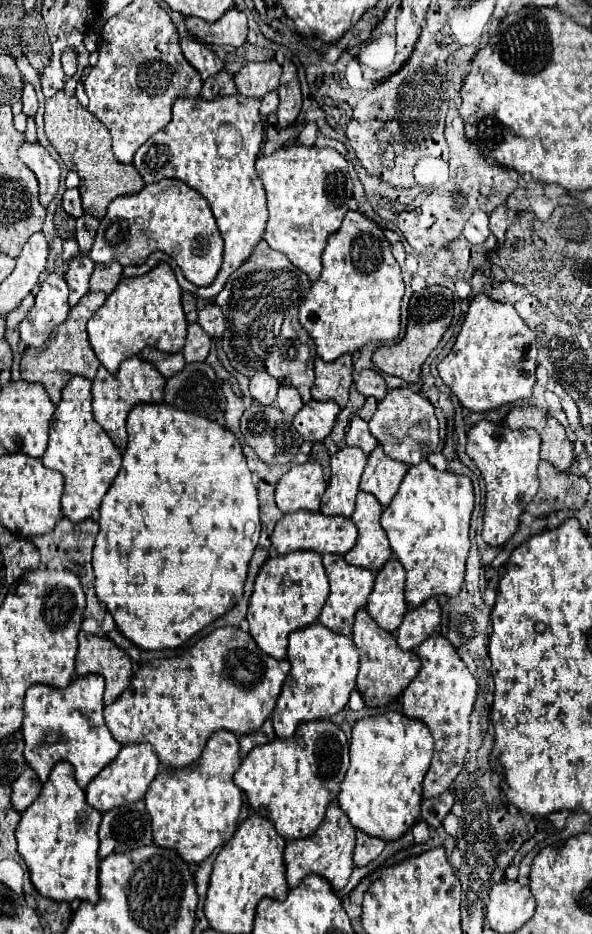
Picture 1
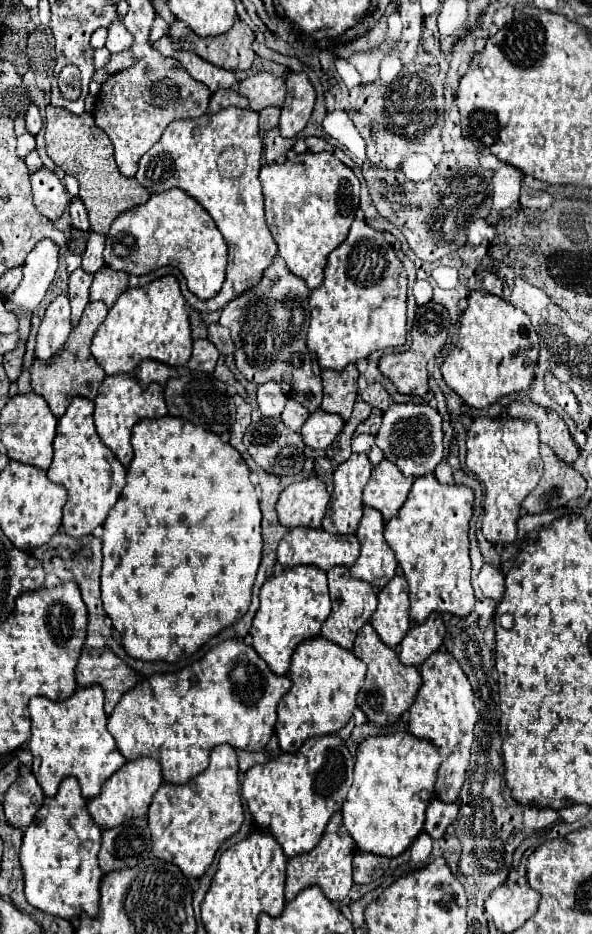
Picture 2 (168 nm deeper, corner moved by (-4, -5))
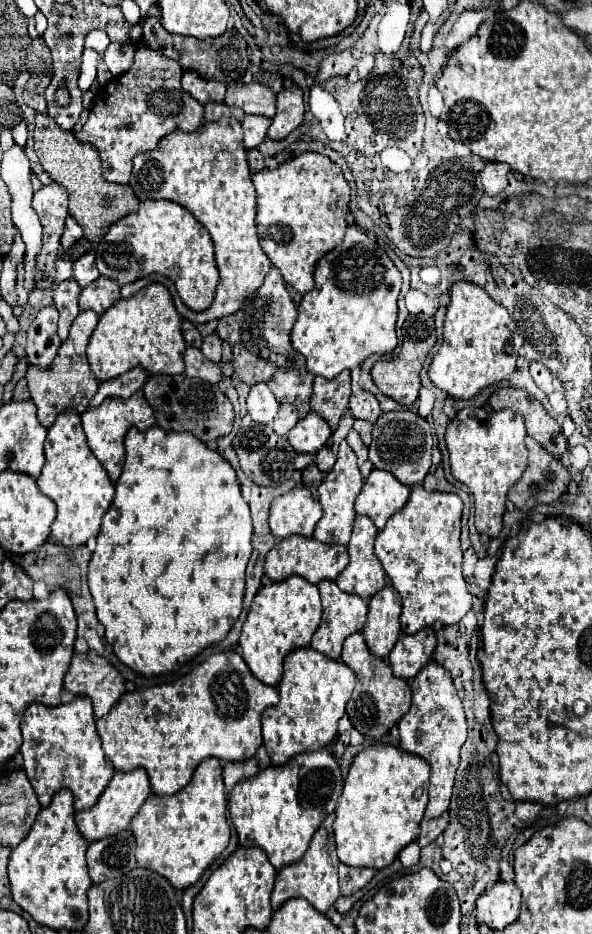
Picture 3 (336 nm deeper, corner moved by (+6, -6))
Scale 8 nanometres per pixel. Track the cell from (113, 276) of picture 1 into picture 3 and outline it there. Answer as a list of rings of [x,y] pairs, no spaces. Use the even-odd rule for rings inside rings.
[[[101,275],[81,291],[79,307],[83,311],[93,309],[97,315],[103,315],[103,311],[107,311],[117,299],[119,299],[119,283]]]

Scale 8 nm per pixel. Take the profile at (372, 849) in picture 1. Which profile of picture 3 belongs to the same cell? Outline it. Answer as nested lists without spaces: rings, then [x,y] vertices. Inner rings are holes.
[[[339,863],[339,885],[341,895],[353,895],[361,887],[365,887],[375,875],[375,869],[371,867],[351,867],[345,863]]]

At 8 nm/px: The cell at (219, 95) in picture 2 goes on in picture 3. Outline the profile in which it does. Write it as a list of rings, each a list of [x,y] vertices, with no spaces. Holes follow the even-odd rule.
[[[205,103],[205,121],[215,121],[221,117],[235,117],[235,119],[243,119],[243,111],[237,107],[229,107],[225,103]]]

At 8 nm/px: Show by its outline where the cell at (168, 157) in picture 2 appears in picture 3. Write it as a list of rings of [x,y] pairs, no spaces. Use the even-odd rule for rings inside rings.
[[[225,117],[213,123],[197,127],[197,131],[173,131],[161,139],[153,151],[135,155],[133,173],[129,185],[135,195],[143,199],[169,199],[189,209],[195,219],[209,231],[215,243],[215,259],[219,269],[219,285],[209,309],[197,313],[191,311],[179,299],[175,287],[171,295],[181,317],[193,323],[207,323],[239,311],[243,301],[255,293],[271,261],[259,245],[255,229],[255,187],[243,147],[241,123],[233,117]]]

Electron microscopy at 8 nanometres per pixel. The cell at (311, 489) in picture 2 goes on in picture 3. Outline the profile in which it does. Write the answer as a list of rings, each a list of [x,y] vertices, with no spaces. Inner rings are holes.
[[[297,485],[293,491],[279,495],[271,503],[269,527],[277,539],[285,539],[289,535],[311,537],[321,515],[323,511],[319,501],[313,499],[305,485]]]

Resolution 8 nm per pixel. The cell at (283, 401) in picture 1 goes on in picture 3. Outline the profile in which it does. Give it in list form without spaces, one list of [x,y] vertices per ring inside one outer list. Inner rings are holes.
[[[281,405],[279,413],[277,413],[275,421],[273,421],[273,429],[275,429],[277,435],[287,435],[295,427],[297,421],[299,421],[297,409],[293,405]]]

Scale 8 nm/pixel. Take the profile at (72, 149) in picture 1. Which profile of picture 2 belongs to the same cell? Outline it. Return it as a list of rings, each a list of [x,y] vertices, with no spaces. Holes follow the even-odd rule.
[[[47,106],[45,110],[47,118],[47,130],[45,130],[45,142],[47,142],[47,156],[67,174],[75,176],[79,182],[79,198],[83,200],[87,214],[89,214],[89,226],[97,234],[107,234],[111,222],[149,200],[149,192],[135,180],[121,176],[117,170],[117,164],[113,160],[113,146],[107,134],[103,134],[91,114],[67,114],[63,108]]]

